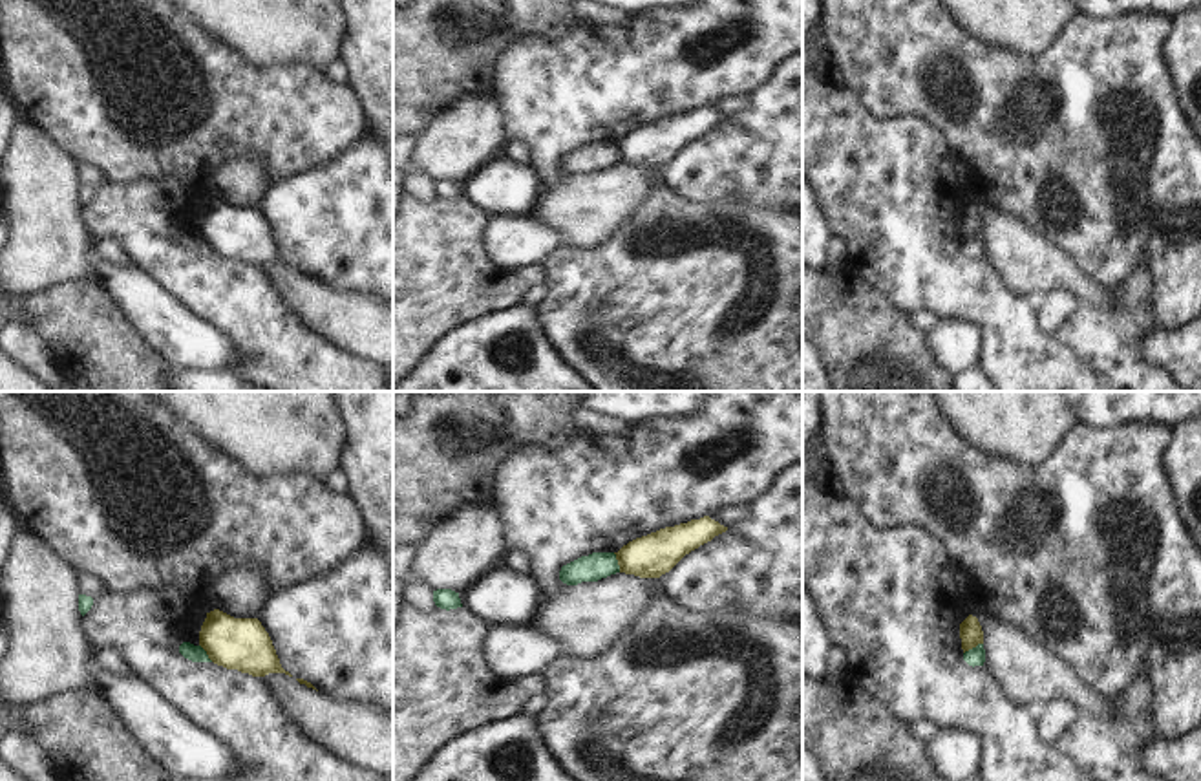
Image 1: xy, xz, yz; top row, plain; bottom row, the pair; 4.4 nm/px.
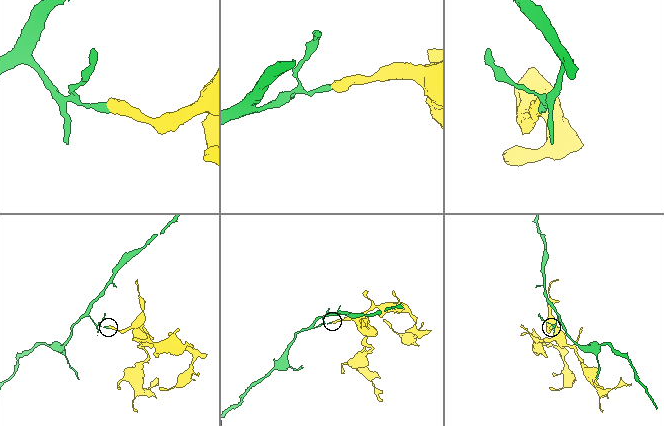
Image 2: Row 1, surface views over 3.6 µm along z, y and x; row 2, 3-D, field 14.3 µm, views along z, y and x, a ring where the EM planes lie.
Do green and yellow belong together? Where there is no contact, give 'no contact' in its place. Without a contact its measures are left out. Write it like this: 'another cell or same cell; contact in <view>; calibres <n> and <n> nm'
another cell; contact in xz; calibres 120 and 190 nm

